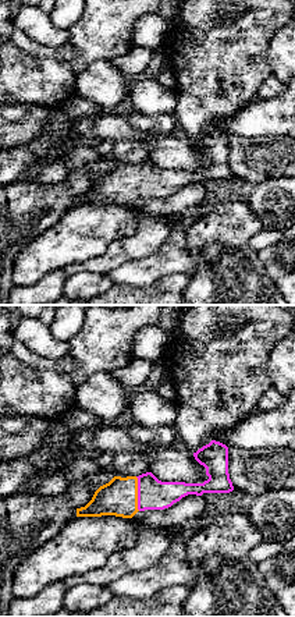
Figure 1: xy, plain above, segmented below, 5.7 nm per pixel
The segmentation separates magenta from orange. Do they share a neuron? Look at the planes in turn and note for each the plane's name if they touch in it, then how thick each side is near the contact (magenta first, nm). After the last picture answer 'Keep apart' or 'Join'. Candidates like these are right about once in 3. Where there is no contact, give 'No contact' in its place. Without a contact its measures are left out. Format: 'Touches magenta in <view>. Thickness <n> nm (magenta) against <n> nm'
Touches magenta in xy. Thickness 180 nm (magenta) against 220 nm

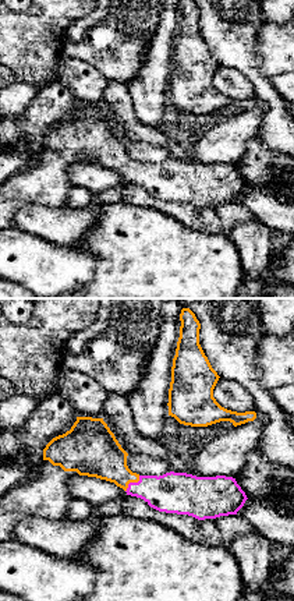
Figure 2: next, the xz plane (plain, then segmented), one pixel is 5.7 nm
Touches magenta in xz. Thickness 240 nm (magenta) against 260 nm

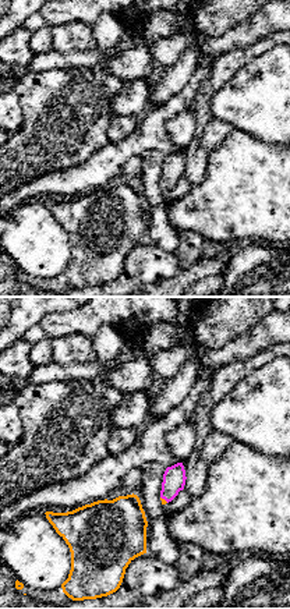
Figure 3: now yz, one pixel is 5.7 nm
Touches magenta in yz. Thickness 130 nm (magenta) against 30 nm

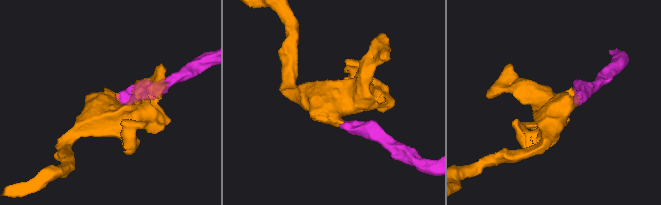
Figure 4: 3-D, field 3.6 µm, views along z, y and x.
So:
Join

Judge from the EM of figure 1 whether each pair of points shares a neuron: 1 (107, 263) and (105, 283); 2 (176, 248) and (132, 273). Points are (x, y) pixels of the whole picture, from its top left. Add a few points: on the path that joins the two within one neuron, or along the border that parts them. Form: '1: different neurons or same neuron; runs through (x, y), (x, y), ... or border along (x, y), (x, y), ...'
1: different neurons; border along (105, 275), (78, 270), (71, 276)
2: same neuron; runs through (164, 259), (144, 272)

